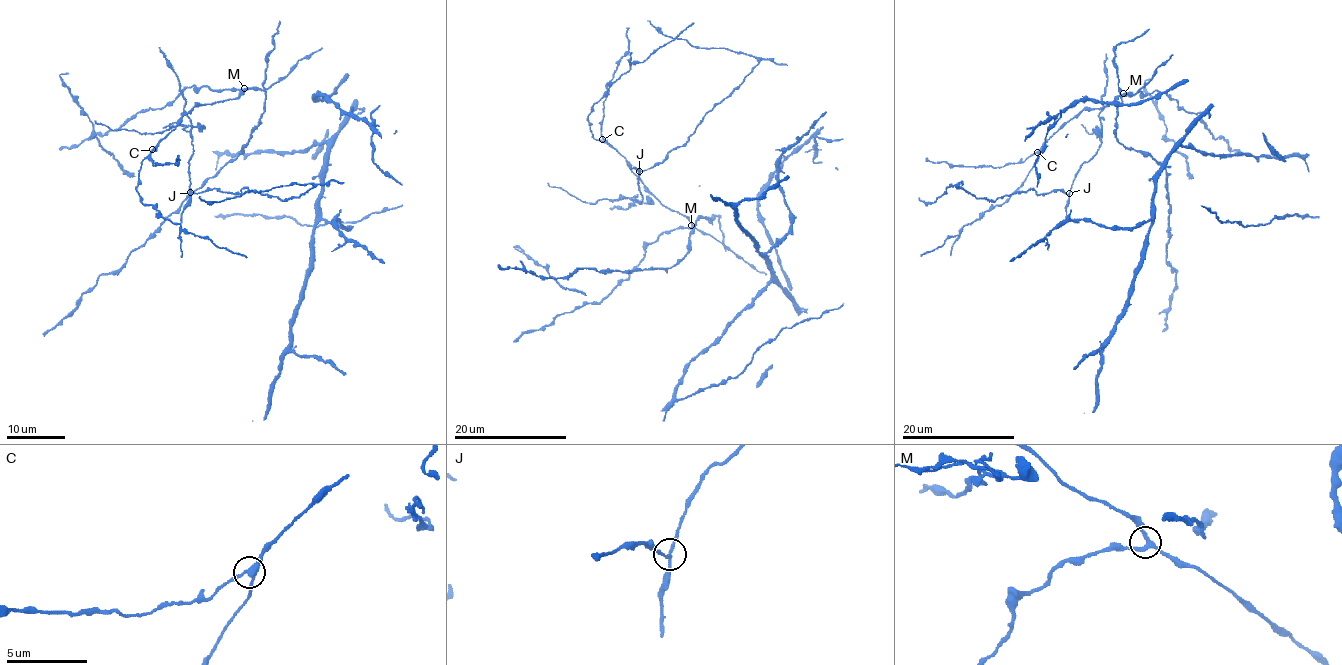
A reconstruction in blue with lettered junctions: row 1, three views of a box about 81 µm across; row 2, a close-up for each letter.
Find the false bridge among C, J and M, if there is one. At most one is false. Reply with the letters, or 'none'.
J

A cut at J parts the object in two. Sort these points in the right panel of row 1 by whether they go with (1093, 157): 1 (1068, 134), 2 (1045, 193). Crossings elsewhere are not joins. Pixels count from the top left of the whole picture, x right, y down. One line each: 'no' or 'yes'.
1: no
2: no

